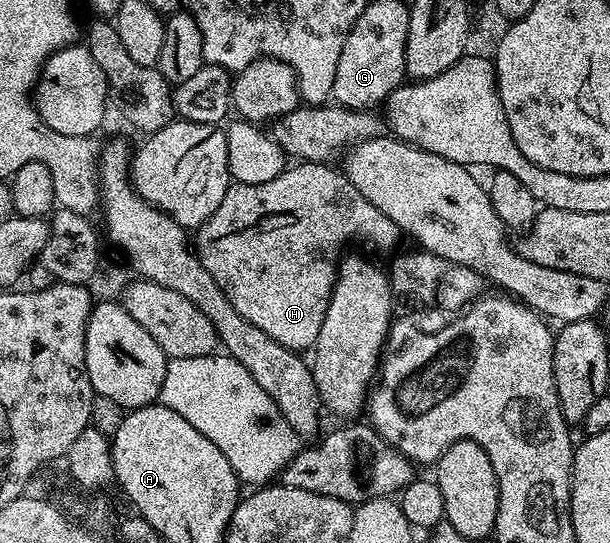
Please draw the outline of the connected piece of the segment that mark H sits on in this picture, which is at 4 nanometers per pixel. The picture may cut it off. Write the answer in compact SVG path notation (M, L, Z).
M298 161L286 168L279 176L275 176L275 180L267 180L267 184L230 185L229 191L223 196L223 204L219 204L217 211L195 230L195 253L200 258L203 268L207 268L207 272L211 272L211 276L215 278L215 284L219 284L219 288L227 296L227 300L231 302L235 312L239 312L239 316L243 316L243 320L247 320L255 328L259 328L267 336L271 336L271 340L283 344L283 348L288 350L309 352L316 347L319 328L323 328L323 316L327 316L327 308L333 295L333 285L336 284L339 277L337 253L352 238L361 237L373 250L393 250L397 246L397 241L402 241L403 238L400 228L387 216L383 216L383 212L379 212L379 208L375 208L375 204L371 204L365 199L359 192L359 188L355 188L355 184L351 184L351 180L346 178L340 169L332 170L333 168L332 165L324 162Z

